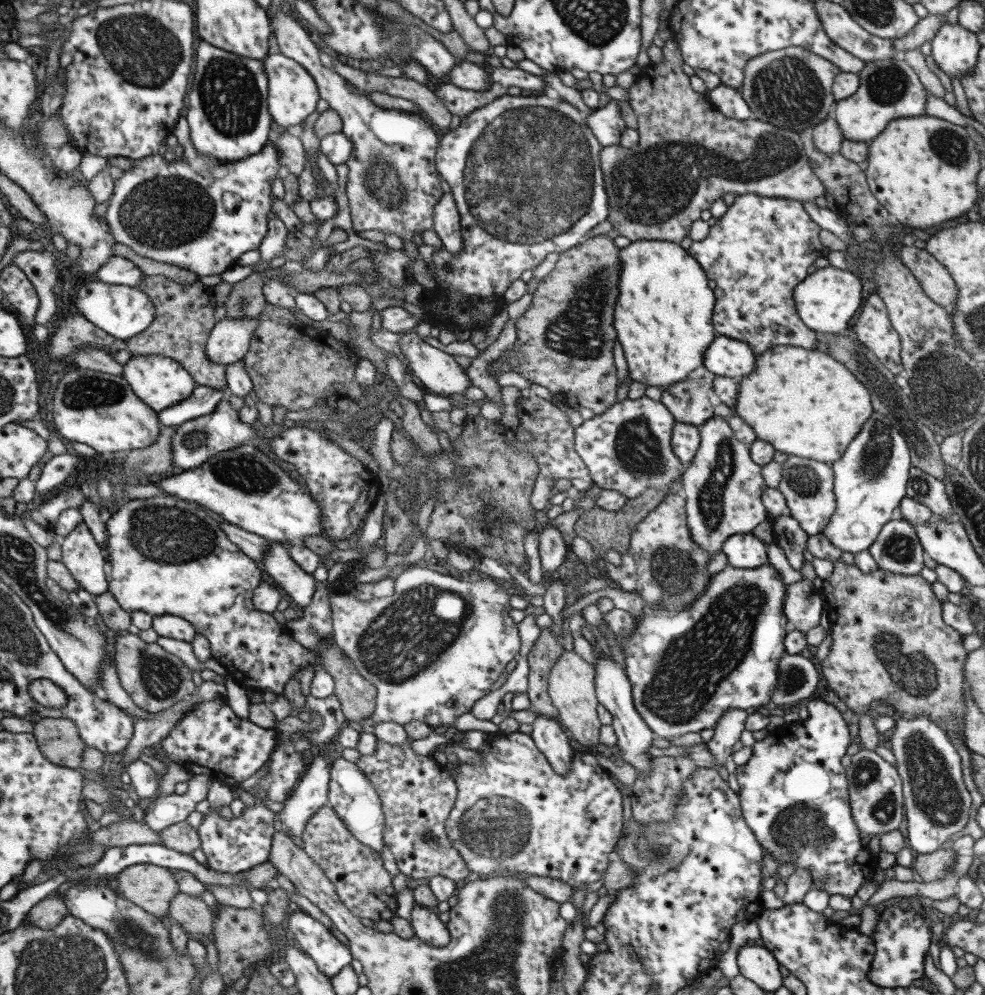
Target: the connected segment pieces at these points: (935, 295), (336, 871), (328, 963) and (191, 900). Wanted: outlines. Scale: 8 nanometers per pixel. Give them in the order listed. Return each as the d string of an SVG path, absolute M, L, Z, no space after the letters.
M913 245L904 246L899 258L934 303L948 310L954 307L956 286L949 271L938 260Z
M328 804L309 817L299 837L303 842L302 849L332 882L339 900L353 916L387 922L396 914L392 878L383 868L381 857L353 838Z
M292 908L287 917L287 930L293 934L295 947L315 962L317 970L327 978L351 962L350 950L307 913Z
M180 891L169 901L167 915L172 922L179 923L185 933L195 939L206 935L211 939L214 909L209 908L199 897Z

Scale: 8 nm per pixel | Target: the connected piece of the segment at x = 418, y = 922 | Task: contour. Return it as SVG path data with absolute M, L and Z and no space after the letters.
M413 902L408 921L414 936L431 947L443 948L450 941L446 923L439 921L432 908Z

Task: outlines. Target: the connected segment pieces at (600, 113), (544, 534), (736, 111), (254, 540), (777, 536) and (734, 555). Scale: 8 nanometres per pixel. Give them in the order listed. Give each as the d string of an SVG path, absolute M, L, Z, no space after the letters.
M611 99L604 107L593 109L586 124L602 148L619 147L619 138L626 128L619 115L619 102Z
M545 525L538 536L540 570L553 572L563 562L565 552L567 552L564 539L552 525Z
M720 84L708 90L708 98L716 110L726 118L733 118L734 120L752 118L749 107L746 106L738 89Z
M227 521L218 522L219 528L225 533L227 540L230 540L237 548L246 554L251 560L261 563L266 555L269 540L261 538L257 534L251 534Z
M789 514L768 517L772 528L773 542L783 550L790 567L799 570L803 566L803 550L808 535Z
M752 533L732 534L725 539L720 551L725 554L729 566L753 569L767 563L766 545Z

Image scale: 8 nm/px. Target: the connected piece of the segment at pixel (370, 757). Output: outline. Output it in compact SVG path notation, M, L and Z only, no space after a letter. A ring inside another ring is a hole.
M375 740L375 752L361 754L355 766L369 779L382 802L382 841L392 852L399 873L411 879L443 876L453 882L468 876L465 862L452 847L444 829L456 797L456 782L451 774L428 759L428 755L413 753L409 743L387 744Z

